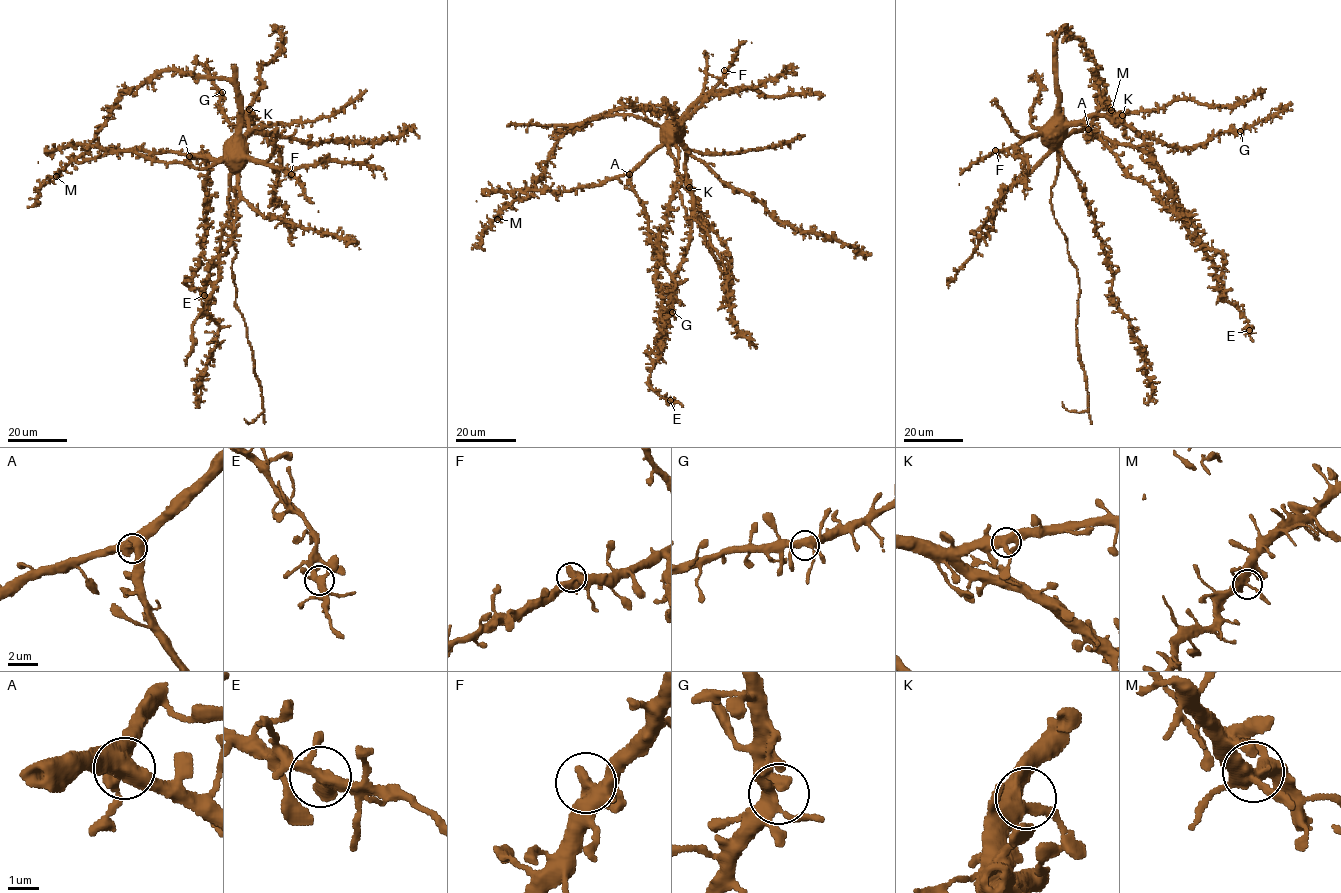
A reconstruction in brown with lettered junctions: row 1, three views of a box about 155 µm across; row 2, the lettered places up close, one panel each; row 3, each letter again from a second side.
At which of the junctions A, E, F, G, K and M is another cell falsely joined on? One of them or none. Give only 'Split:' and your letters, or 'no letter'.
Split: no letter

